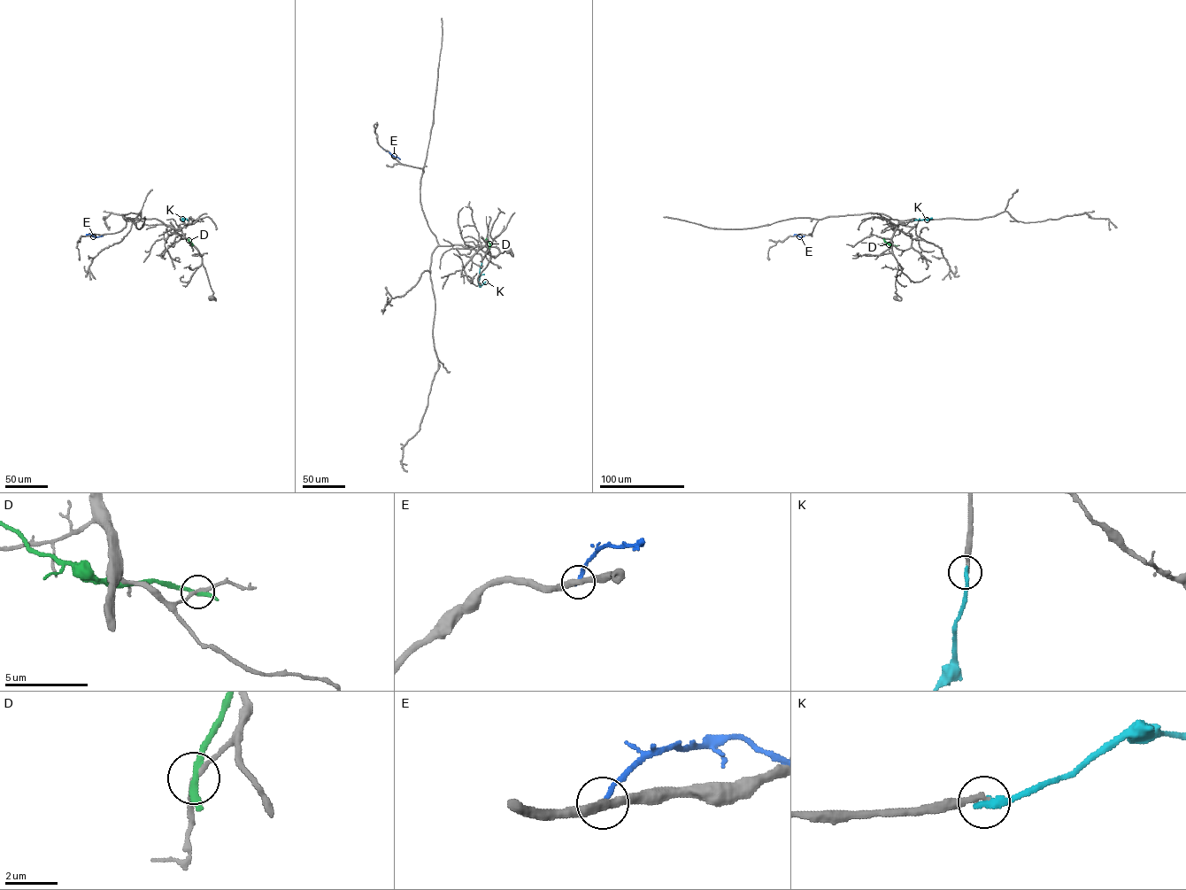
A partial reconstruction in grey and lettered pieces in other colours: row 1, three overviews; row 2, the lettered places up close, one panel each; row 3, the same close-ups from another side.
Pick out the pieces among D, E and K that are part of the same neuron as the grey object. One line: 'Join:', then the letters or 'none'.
Join: none

